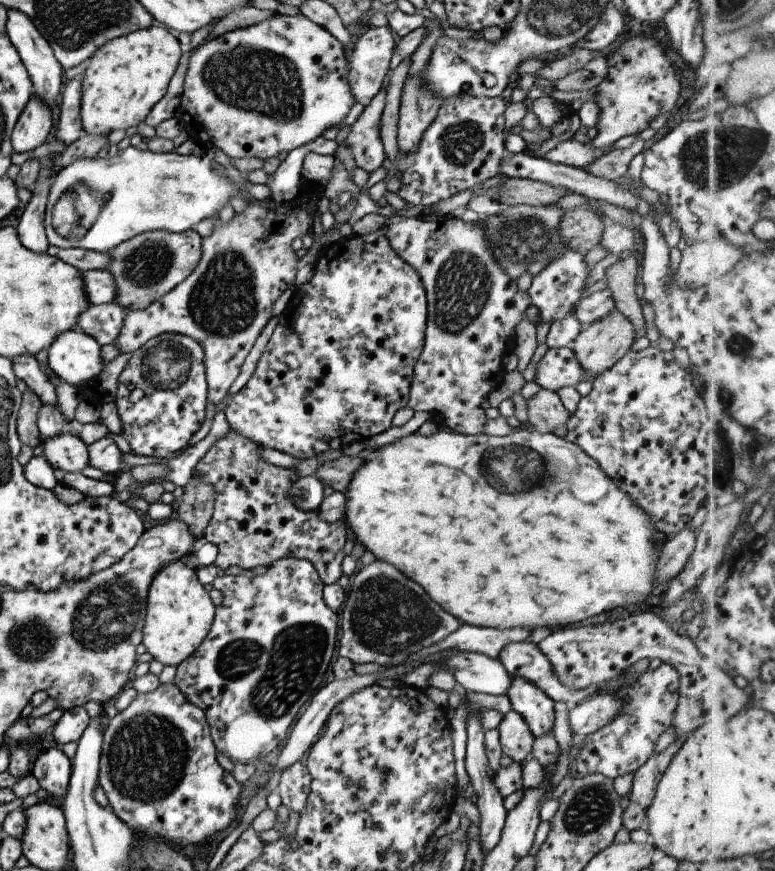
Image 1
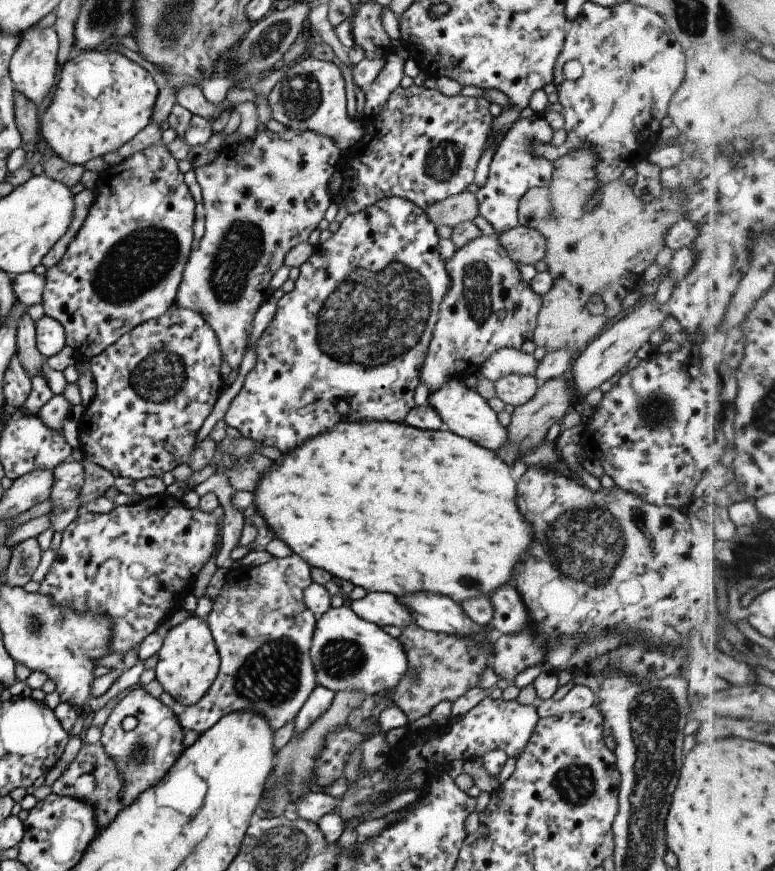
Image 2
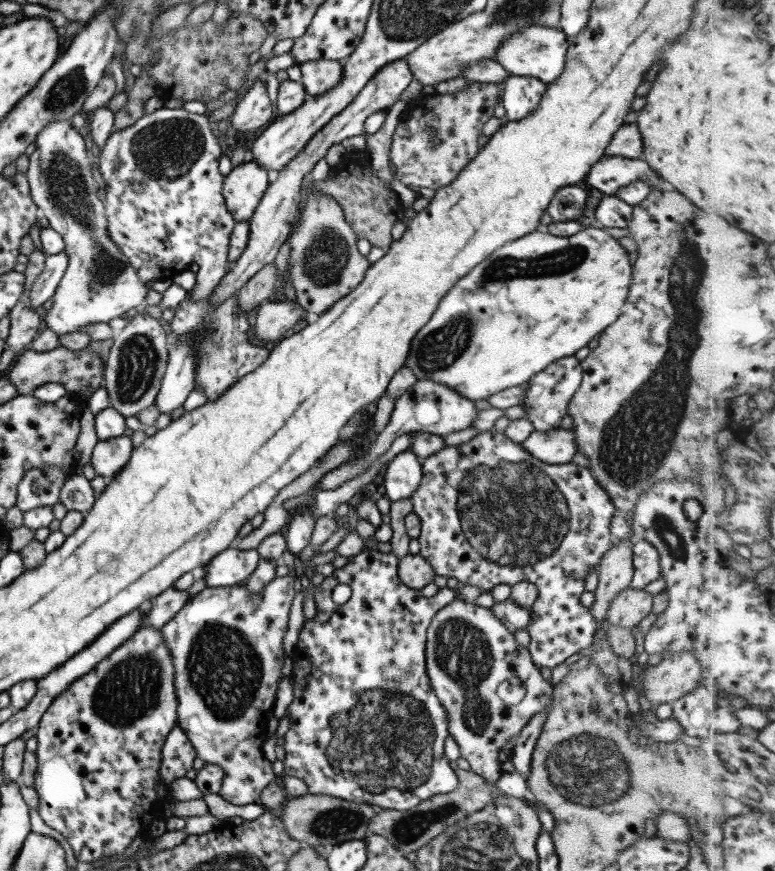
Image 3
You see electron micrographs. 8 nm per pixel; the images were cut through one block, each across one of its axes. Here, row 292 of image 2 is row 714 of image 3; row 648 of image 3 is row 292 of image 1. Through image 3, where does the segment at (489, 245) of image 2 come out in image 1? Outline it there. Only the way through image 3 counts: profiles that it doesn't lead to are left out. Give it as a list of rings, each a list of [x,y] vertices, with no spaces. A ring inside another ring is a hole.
[[[437,215],[432,217],[416,217],[406,218],[402,222],[396,224],[388,224],[385,236],[391,248],[396,252],[403,262],[409,264],[417,271],[417,276],[422,280],[424,293],[426,296],[426,323],[425,336],[422,351],[419,353],[417,360],[414,362],[411,384],[408,388],[407,404],[412,411],[423,410],[432,414],[433,417],[439,417],[444,426],[449,427],[453,432],[464,435],[476,435],[482,432],[484,424],[487,422],[484,409],[481,402],[487,400],[487,394],[494,390],[503,380],[504,370],[501,358],[512,349],[513,340],[515,338],[514,330],[524,316],[524,310],[530,306],[530,300],[527,292],[518,289],[516,281],[514,281],[496,262],[490,249],[487,248],[487,233],[482,225],[483,218],[478,218],[474,223],[462,221],[458,217],[450,217],[447,215]]]

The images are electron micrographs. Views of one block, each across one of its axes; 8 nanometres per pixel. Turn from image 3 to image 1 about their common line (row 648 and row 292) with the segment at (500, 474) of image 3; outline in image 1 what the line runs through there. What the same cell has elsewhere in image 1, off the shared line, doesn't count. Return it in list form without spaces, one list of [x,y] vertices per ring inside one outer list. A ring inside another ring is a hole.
[[[571,251],[561,252],[545,268],[542,268],[537,275],[533,276],[527,294],[530,304],[536,306],[541,321],[553,323],[556,320],[569,316],[569,311],[575,308],[579,296],[583,292],[583,282],[591,270],[585,266],[583,255]]]

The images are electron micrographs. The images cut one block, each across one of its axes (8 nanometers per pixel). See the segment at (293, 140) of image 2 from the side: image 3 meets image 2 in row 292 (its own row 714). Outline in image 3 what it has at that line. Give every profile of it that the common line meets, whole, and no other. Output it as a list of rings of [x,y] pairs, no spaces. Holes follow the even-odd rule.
[[[284,575],[282,577],[273,577],[259,592],[250,593],[247,587],[243,585],[233,585],[228,587],[205,587],[200,592],[191,596],[184,602],[184,605],[167,621],[161,628],[158,628],[162,641],[165,643],[169,656],[171,656],[171,665],[173,665],[172,688],[177,699],[176,706],[176,724],[179,725],[186,737],[190,740],[192,747],[195,749],[196,757],[203,760],[204,763],[216,764],[220,769],[223,769],[224,777],[222,778],[219,796],[234,804],[235,806],[243,806],[257,802],[261,790],[270,782],[278,779],[271,771],[271,762],[265,759],[261,753],[261,744],[269,737],[267,731],[263,727],[265,719],[272,710],[273,700],[275,700],[277,687],[281,685],[282,668],[287,668],[288,660],[283,656],[281,649],[281,639],[288,627],[288,612],[292,603],[292,598],[295,592],[293,591],[294,576]]]

